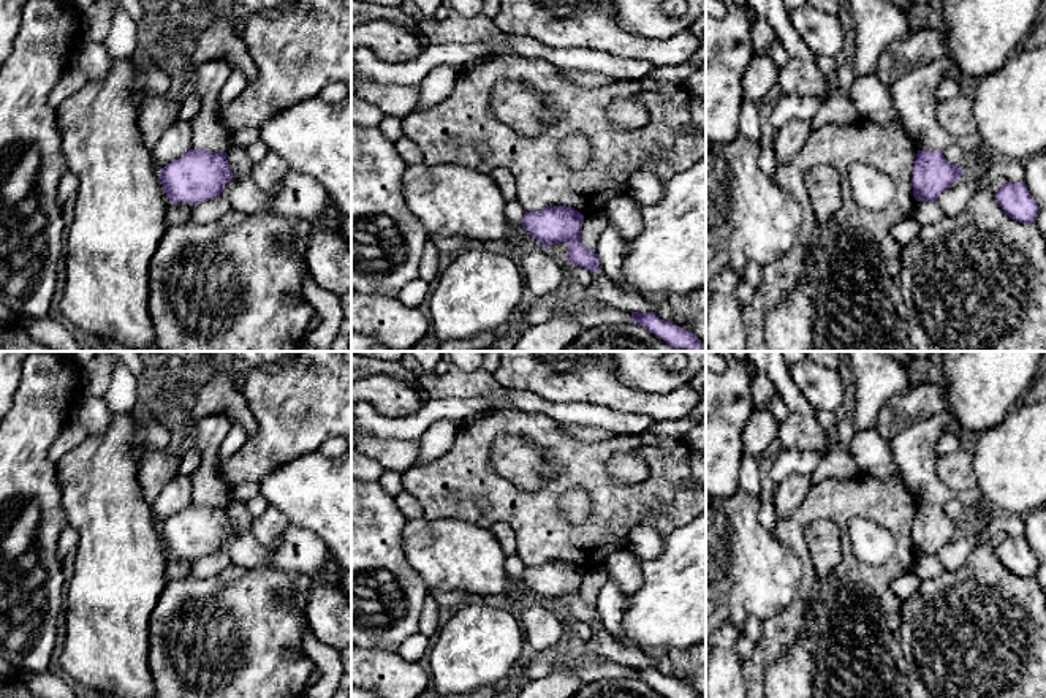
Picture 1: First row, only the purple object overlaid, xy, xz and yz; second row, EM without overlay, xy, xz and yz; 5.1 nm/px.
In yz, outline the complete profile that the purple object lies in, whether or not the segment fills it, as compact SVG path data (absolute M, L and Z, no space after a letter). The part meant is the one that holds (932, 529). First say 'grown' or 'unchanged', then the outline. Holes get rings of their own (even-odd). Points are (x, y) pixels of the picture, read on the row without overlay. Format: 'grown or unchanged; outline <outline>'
grown; outline M945 408L888 440L900 478L918 502L911 532L916 556L937 556L965 525L945 513L943 505L954 494L943 486L935 472L937 443L953 423L956 416Z

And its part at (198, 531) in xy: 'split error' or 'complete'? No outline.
split error

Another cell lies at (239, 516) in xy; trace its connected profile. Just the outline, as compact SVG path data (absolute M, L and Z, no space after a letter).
M228 503L226 514L234 530L250 529L253 516L245 503Z

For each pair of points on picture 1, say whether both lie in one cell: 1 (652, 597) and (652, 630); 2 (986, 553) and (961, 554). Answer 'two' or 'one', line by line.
1: one
2: two

